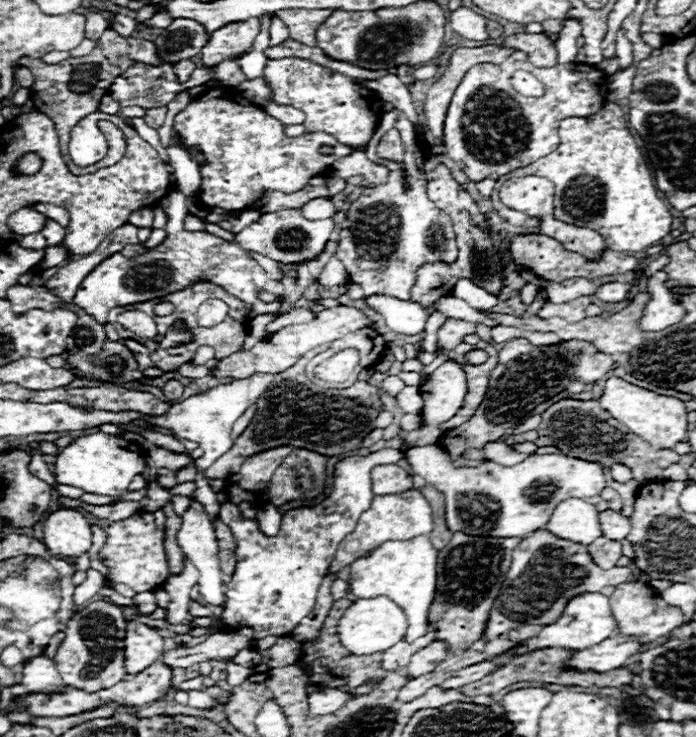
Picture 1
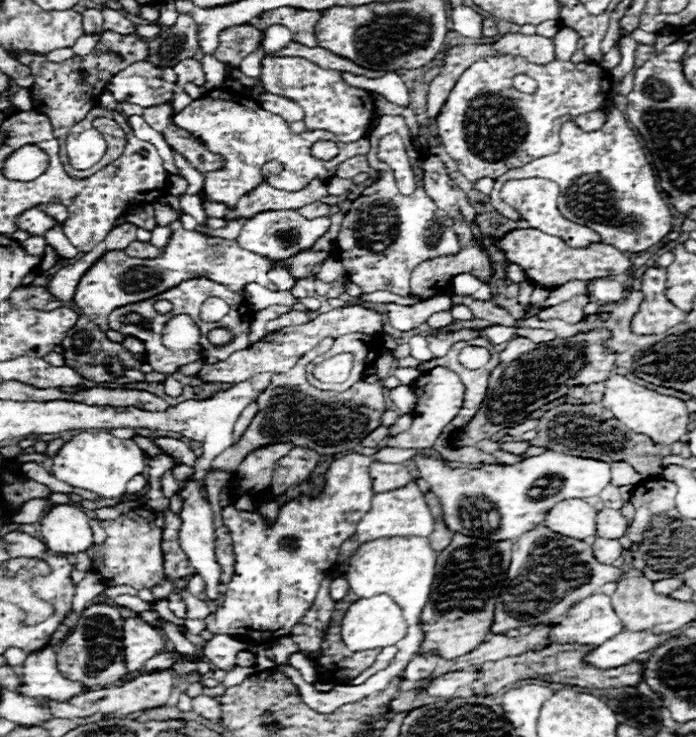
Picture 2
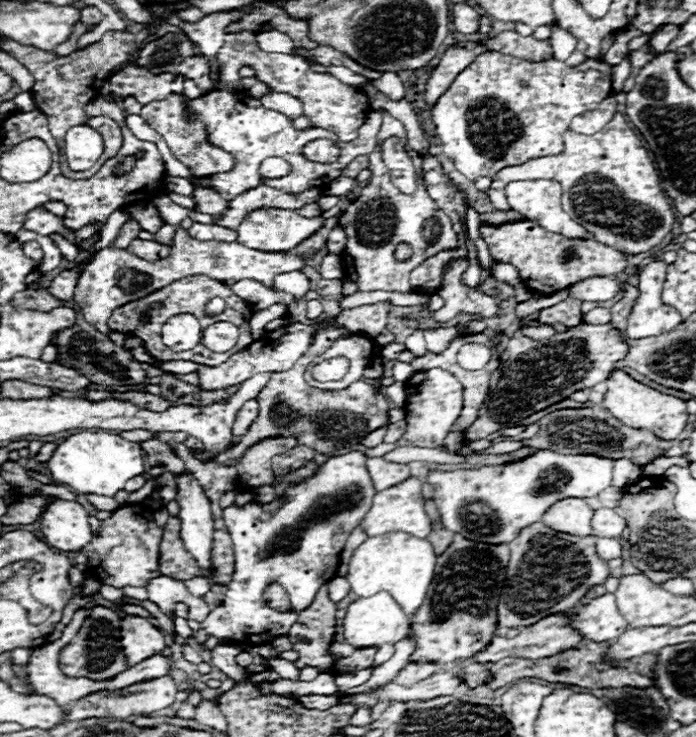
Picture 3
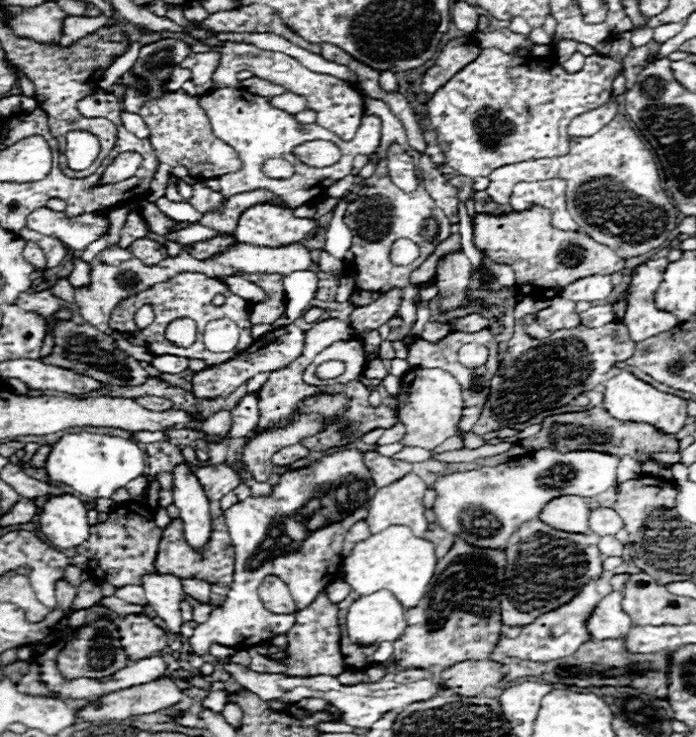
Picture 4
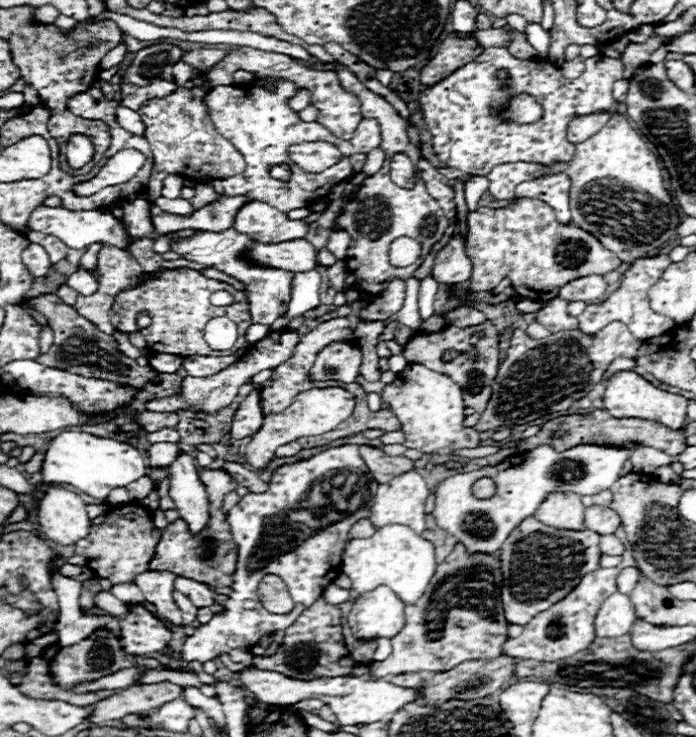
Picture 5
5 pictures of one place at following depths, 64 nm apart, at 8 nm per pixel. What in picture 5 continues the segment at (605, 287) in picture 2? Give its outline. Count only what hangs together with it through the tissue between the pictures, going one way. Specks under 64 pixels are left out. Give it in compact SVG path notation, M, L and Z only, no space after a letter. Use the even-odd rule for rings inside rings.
M592 274L592 276L584 276L584 278L576 278L572 282L568 282L566 286L562 286L560 290L560 298L574 302L574 300L582 300L582 302L594 302L596 298L600 298L606 290L606 282L602 276Z

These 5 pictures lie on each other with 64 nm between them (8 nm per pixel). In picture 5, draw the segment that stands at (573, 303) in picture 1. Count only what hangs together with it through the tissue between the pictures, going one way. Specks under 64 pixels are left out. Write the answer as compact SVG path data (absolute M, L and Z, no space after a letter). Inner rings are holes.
M552 298L550 302L546 302L544 308L540 308L536 312L536 322L546 326L550 332L576 330L578 328L578 320L568 316L566 306L568 306L568 302L564 302L562 298Z

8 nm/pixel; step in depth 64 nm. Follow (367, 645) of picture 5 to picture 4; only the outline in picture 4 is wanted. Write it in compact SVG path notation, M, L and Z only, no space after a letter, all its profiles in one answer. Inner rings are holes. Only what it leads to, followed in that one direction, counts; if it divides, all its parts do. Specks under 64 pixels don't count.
M342 628L342 638L344 638L344 664L358 670L358 668L368 668L372 666L372 654L376 652L376 646L360 646L352 644L348 640L346 628Z

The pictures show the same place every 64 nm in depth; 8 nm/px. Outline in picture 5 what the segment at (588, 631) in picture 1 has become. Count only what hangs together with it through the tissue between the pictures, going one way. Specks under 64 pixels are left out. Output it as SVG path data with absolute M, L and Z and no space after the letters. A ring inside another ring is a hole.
M612 594L604 600L596 614L596 636L598 638L618 638L630 632L632 624L636 620L634 604L626 594Z

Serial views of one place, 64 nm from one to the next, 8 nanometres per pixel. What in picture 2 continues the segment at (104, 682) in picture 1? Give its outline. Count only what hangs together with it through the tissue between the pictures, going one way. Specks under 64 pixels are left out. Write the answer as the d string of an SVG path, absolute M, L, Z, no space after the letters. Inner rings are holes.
M92 604L74 624L72 634L58 650L58 670L72 680L80 680L86 686L110 686L116 684L128 670L124 666L122 642L122 616L114 606Z

